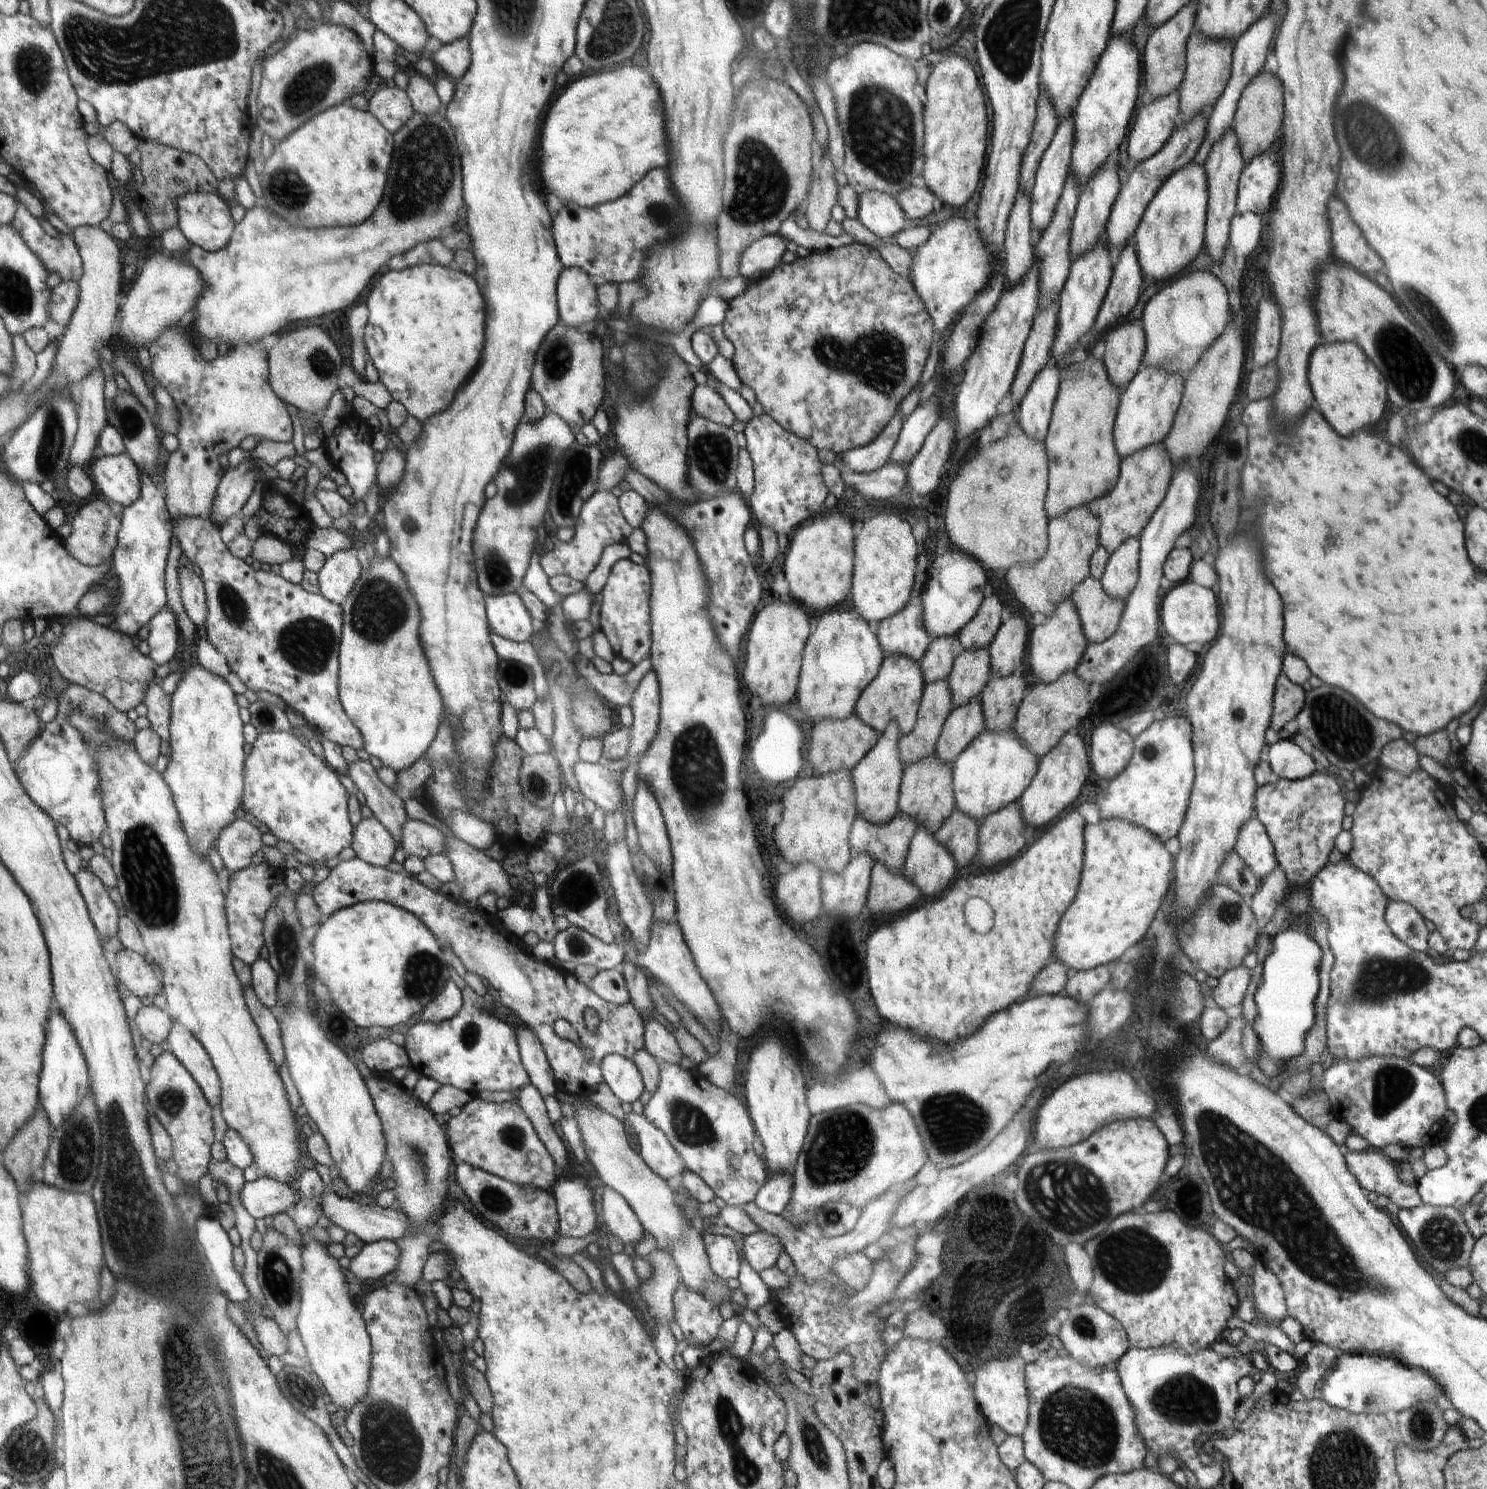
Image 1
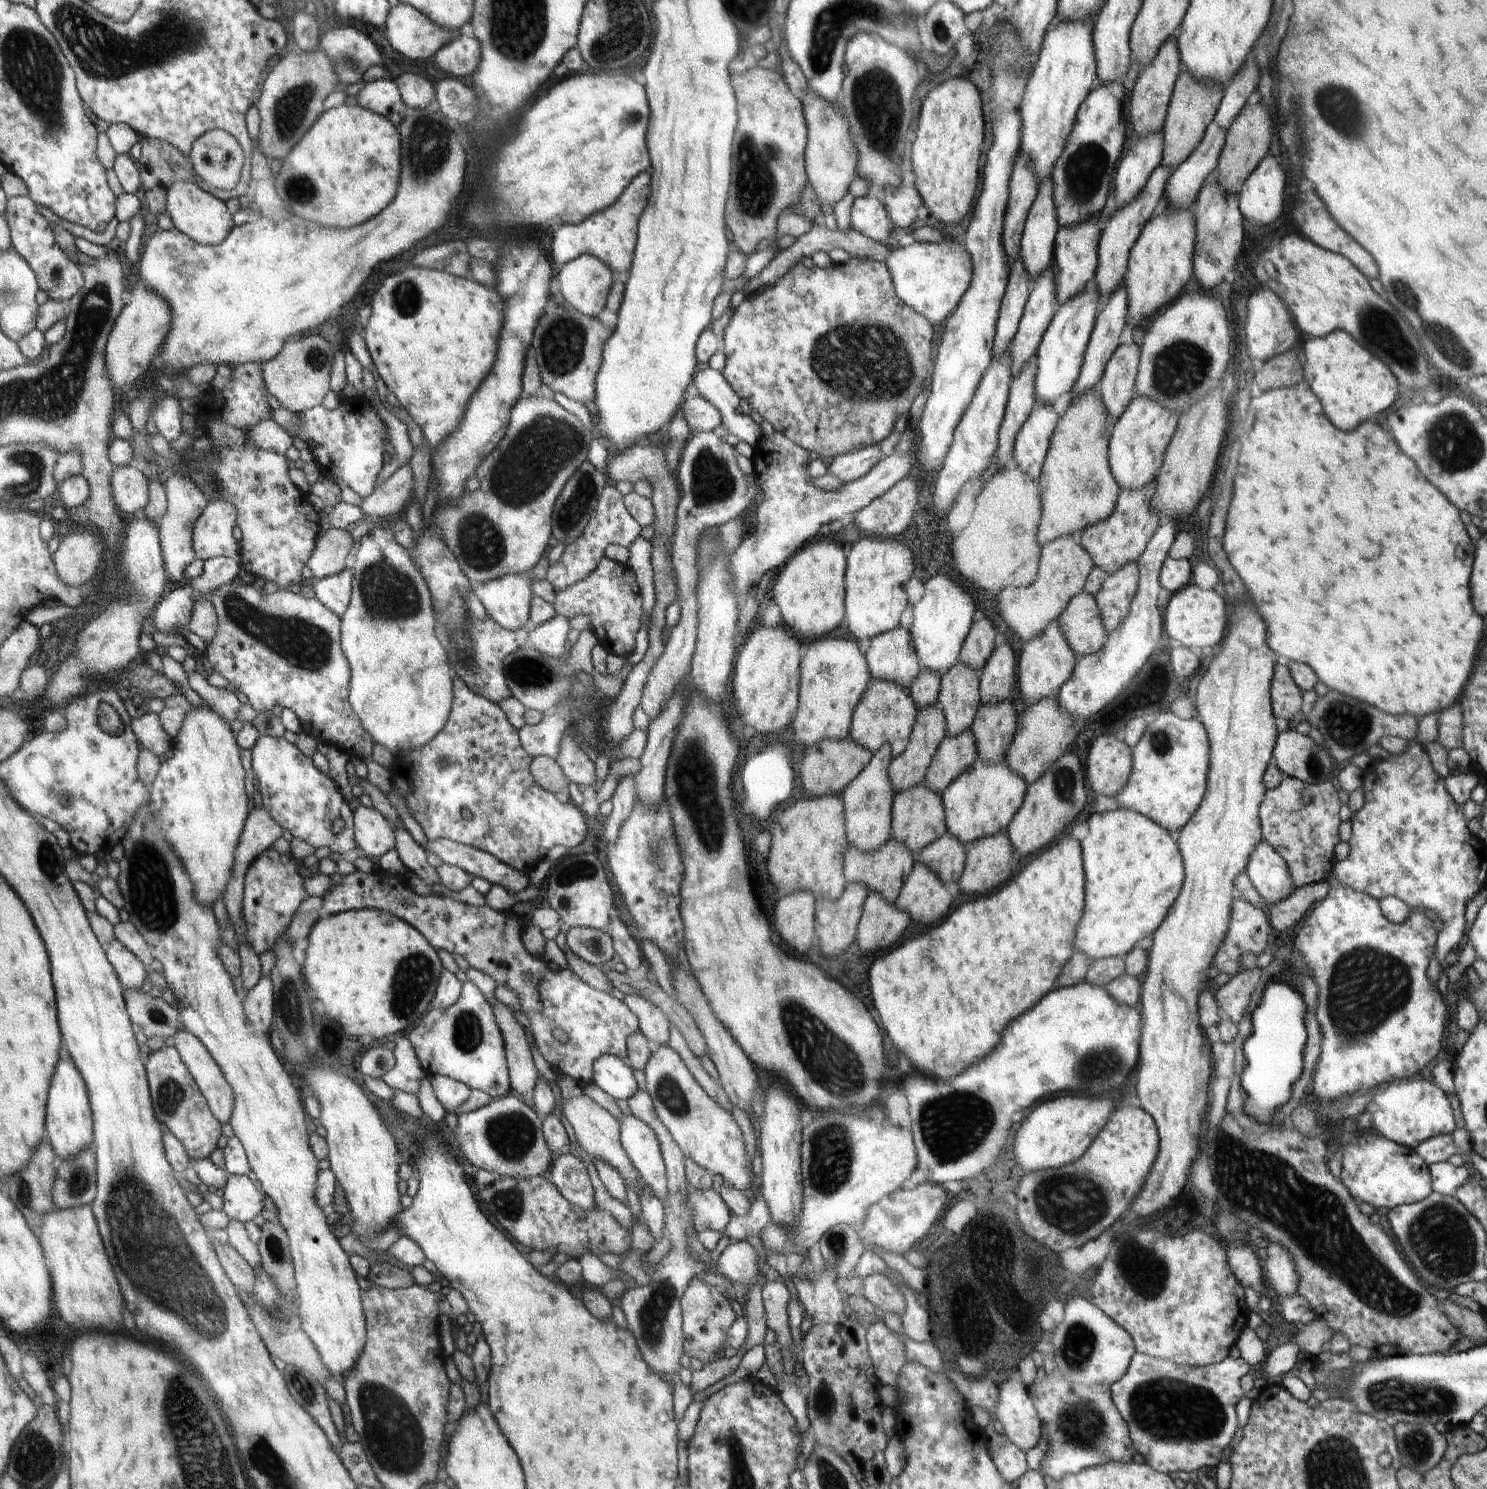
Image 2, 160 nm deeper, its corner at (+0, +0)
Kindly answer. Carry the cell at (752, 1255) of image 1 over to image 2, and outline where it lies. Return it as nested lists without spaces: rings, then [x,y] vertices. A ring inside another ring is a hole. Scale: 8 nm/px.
[[[824,1112],[812,1120],[812,1124],[804,1130],[804,1143],[801,1144],[801,1172],[804,1175],[803,1211],[796,1225],[779,1227],[776,1223],[768,1223],[758,1234],[763,1248],[782,1254],[798,1253],[804,1255],[811,1246],[820,1240],[838,1223],[857,1227],[865,1223],[869,1208],[874,1203],[894,1192],[912,1172],[918,1168],[917,1148],[913,1134],[908,1129],[894,1126],[885,1121],[878,1125],[866,1116],[858,1116],[852,1112]]]

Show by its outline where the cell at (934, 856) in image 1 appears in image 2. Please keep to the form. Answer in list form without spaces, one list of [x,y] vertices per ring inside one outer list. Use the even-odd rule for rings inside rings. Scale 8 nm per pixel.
[[[915,863],[893,904],[908,912],[916,924],[932,924],[950,910],[952,898],[933,869]]]

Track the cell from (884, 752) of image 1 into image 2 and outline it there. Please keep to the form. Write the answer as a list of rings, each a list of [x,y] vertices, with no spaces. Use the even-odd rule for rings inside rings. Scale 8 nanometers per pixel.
[[[889,743],[882,744],[877,752],[873,752],[873,759],[870,760],[865,771],[841,794],[845,800],[845,820],[849,844],[866,854],[876,852],[890,838],[893,838],[893,803],[896,799],[896,790],[889,776],[889,765],[892,761],[892,746]]]

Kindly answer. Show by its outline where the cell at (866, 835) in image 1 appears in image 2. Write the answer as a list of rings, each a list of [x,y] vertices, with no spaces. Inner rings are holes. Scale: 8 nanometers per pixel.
[[[895,837],[890,838],[882,848],[878,848],[872,854],[866,854],[866,852],[850,846],[844,859],[845,881],[848,884],[854,882],[866,884],[869,892],[880,892],[885,900],[893,904],[898,898],[905,879],[912,873],[915,863],[914,854],[904,846],[904,842],[898,842]]]

